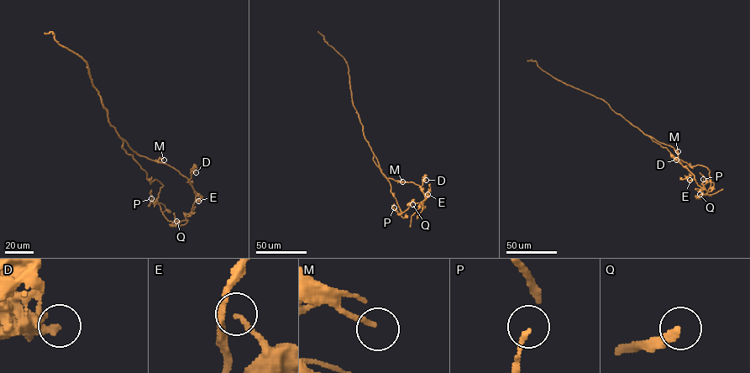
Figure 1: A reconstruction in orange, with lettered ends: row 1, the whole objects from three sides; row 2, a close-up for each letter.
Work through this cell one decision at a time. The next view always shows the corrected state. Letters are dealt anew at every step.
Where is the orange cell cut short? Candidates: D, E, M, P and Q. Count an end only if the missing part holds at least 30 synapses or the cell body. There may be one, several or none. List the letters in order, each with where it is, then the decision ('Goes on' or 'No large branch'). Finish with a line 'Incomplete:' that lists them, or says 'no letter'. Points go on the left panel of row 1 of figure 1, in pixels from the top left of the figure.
D: Place: (196, 172). No large branch
E: Place: (198, 201). No large branch
M: Place: (164, 160). No large branch
P: Place: (151, 198). No large branch
Q: Place: (176, 221). Goes on
Incomplete: Q

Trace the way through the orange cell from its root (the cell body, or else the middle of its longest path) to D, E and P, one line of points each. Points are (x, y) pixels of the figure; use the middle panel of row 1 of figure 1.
D: (372, 151), (385, 177), (413, 182), (420, 186), (422, 181), (426, 180)
E: (372, 151), (384, 176), (413, 182), (420, 186), (426, 198), (427, 194)
P: (372, 151), (373, 160), (389, 181), (390, 192), (402, 212), (398, 214), (394, 207)

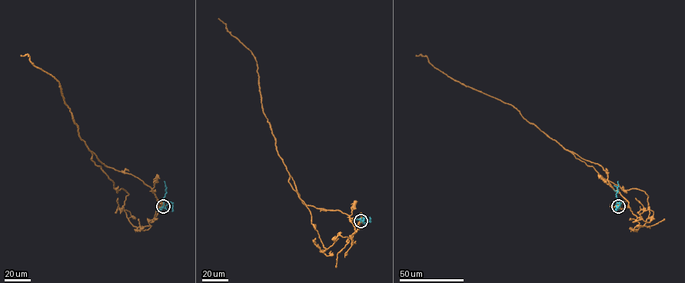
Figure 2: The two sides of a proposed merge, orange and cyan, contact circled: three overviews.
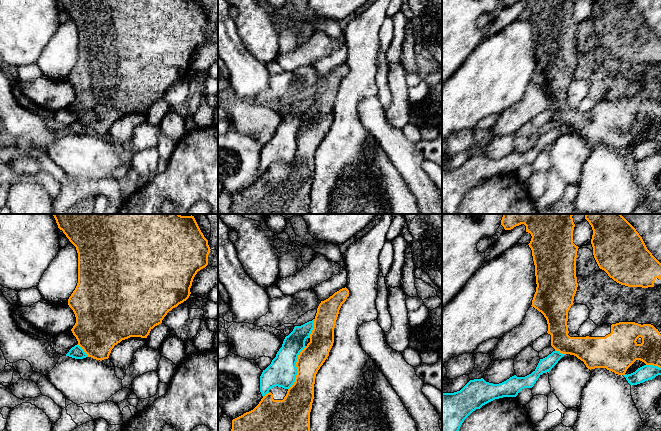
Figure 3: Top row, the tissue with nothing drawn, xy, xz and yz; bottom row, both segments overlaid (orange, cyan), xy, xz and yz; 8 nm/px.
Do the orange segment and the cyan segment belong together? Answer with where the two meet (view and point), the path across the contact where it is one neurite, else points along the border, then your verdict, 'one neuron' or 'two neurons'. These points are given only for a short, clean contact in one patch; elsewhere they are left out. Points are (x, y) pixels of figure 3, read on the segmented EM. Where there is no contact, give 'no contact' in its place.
contact xz (297, 368); two neurons

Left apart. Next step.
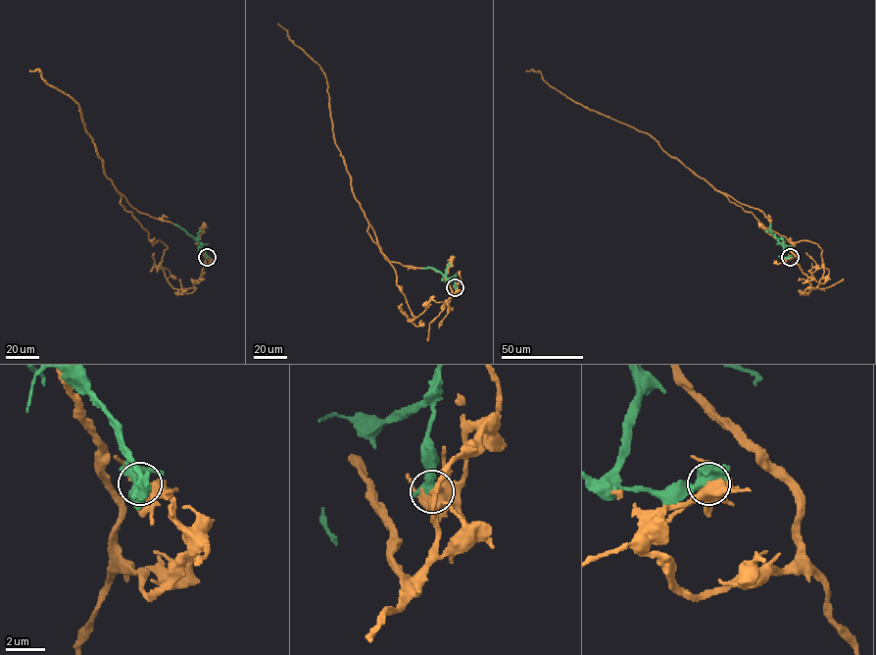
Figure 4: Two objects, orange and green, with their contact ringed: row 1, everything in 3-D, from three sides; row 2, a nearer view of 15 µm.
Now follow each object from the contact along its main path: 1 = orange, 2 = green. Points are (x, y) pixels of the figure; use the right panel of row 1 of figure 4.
1: (790, 257), (788, 266), (797, 263), (759, 209), (714, 189), (647, 133), (576, 103), (539, 72), (526, 72)
2: (790, 257), (782, 257), (783, 246), (770, 230), (771, 225)

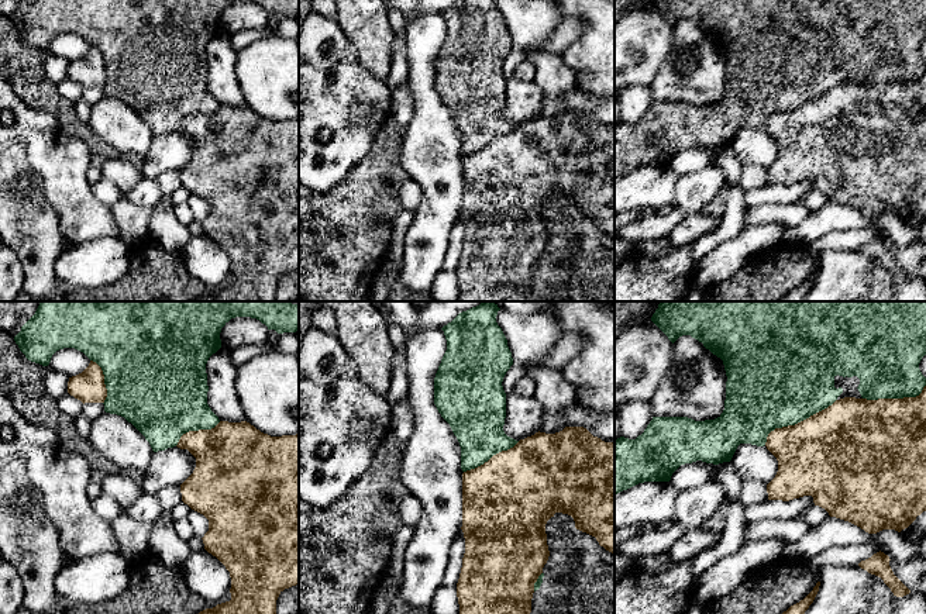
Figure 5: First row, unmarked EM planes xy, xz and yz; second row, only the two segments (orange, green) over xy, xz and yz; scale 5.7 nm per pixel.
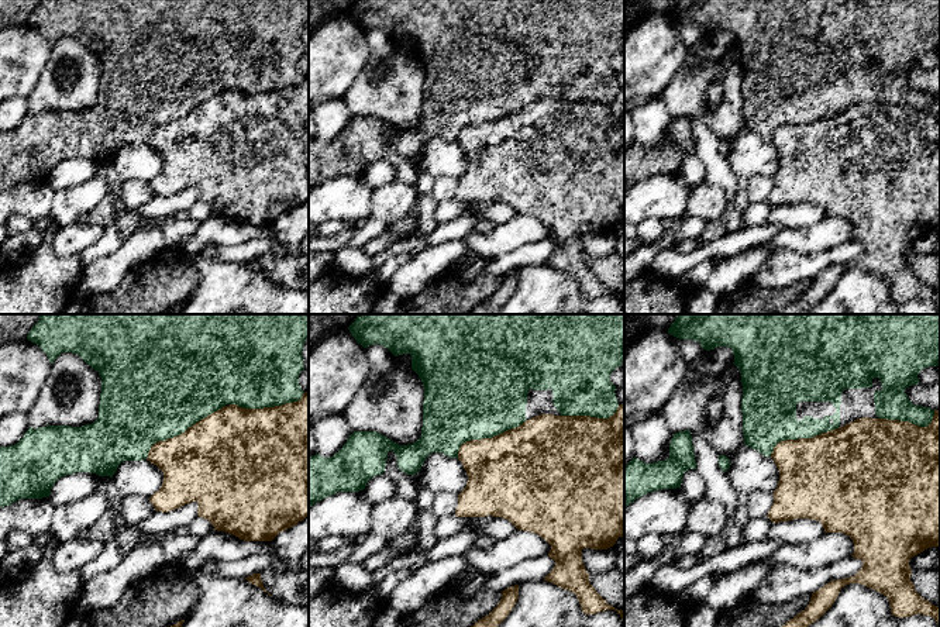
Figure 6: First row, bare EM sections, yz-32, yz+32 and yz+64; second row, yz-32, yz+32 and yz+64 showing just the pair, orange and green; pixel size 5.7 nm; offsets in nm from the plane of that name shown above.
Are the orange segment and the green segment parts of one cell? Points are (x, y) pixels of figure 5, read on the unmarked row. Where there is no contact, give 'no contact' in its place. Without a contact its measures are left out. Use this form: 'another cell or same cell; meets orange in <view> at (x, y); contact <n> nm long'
another cell; meets orange in yz at (798, 107); contact 480 nm long

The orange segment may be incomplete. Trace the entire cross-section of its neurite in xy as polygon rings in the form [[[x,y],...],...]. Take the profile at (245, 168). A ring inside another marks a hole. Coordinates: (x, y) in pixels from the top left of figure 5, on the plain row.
[[[220,106],[211,114],[183,118],[176,131],[187,134],[196,142],[193,158],[180,169],[182,186],[209,204],[209,215],[202,223],[204,234],[226,251],[231,262],[231,284],[213,293],[206,293],[193,301],[276,301],[276,284],[279,279],[285,273],[299,269],[299,118],[271,121],[247,106]]]

